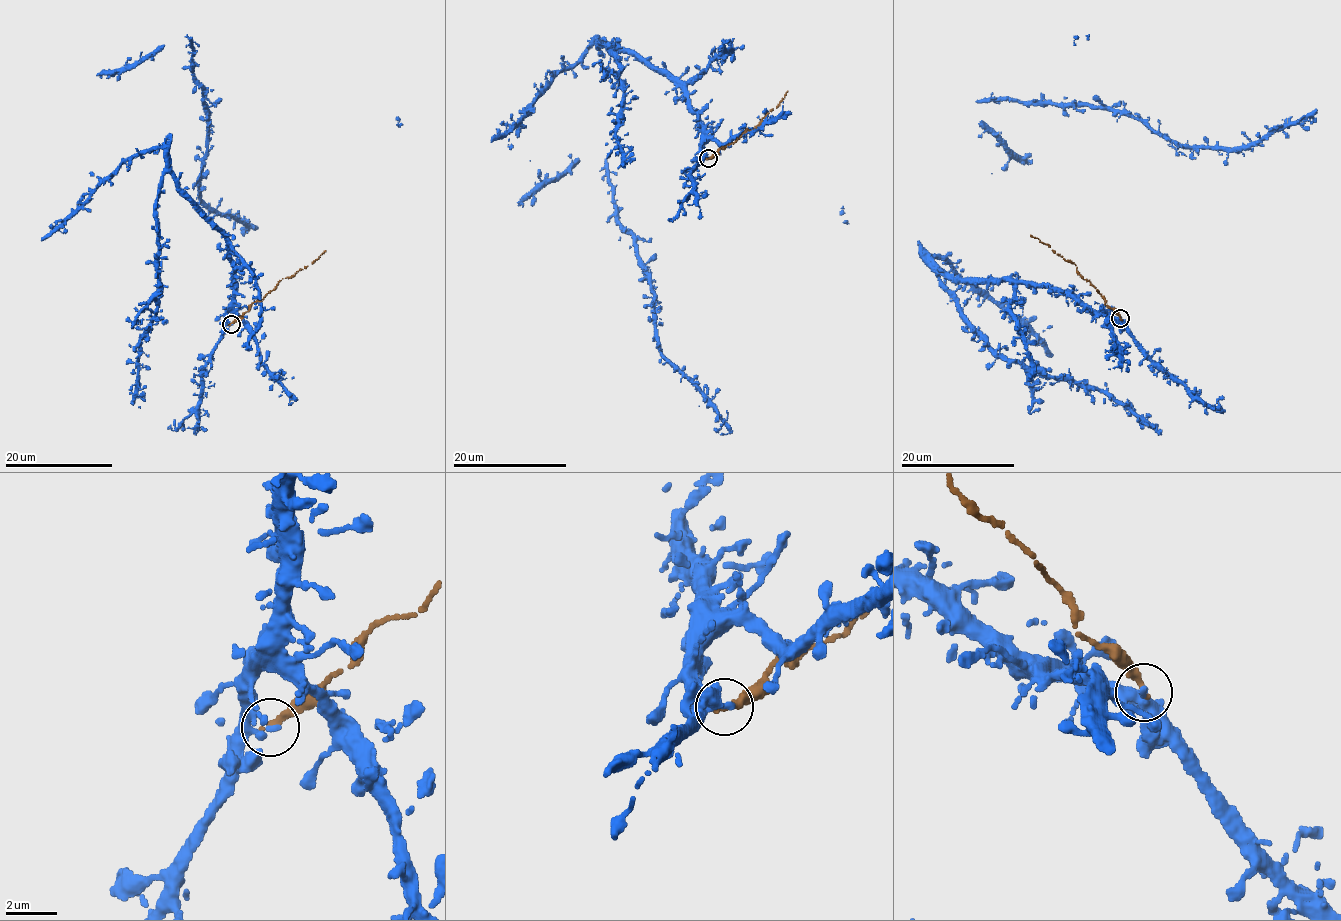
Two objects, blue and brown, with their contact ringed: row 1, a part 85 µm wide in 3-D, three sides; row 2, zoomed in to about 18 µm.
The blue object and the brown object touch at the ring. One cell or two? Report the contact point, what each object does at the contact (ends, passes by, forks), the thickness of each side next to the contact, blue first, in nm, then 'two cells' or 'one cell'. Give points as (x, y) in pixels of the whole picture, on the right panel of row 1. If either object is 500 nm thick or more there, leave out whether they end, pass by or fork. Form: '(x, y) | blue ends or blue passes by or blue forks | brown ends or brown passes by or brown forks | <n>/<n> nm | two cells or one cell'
(1120, 318) | blue ends | brown ends | 260/280 nm | two cells

